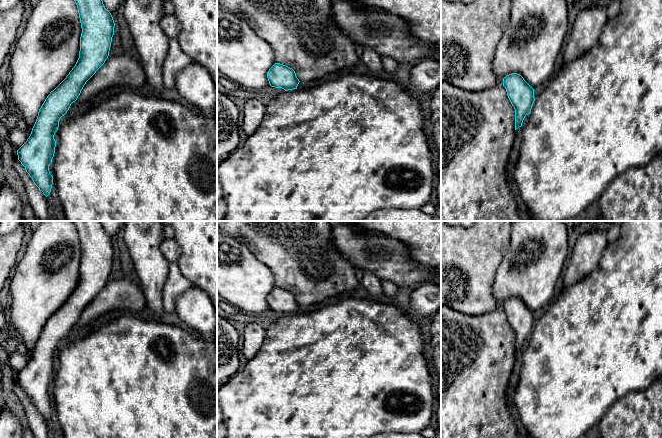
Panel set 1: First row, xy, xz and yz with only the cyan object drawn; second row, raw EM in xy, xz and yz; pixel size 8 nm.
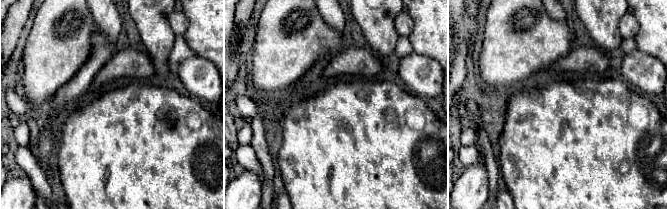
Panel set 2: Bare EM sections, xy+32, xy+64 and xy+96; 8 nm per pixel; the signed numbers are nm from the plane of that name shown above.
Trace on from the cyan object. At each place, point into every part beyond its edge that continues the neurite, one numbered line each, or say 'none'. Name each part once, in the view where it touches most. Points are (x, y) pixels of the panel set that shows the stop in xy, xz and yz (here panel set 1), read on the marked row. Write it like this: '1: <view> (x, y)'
none

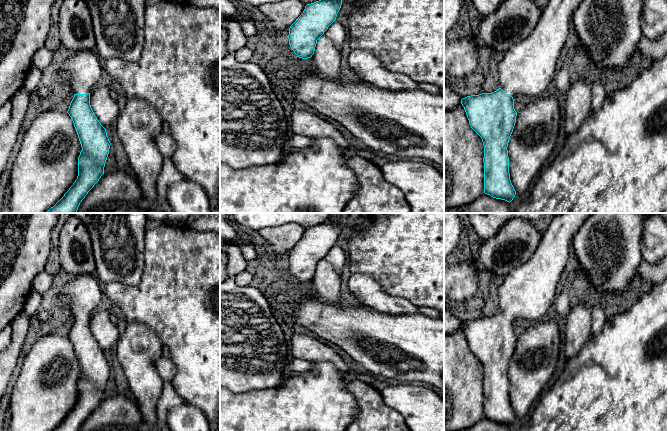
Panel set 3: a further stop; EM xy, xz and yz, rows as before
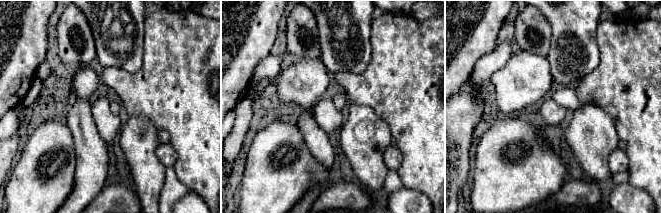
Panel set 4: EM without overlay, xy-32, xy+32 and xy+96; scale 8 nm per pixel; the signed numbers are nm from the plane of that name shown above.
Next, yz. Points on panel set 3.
1: yz (528, 68)

